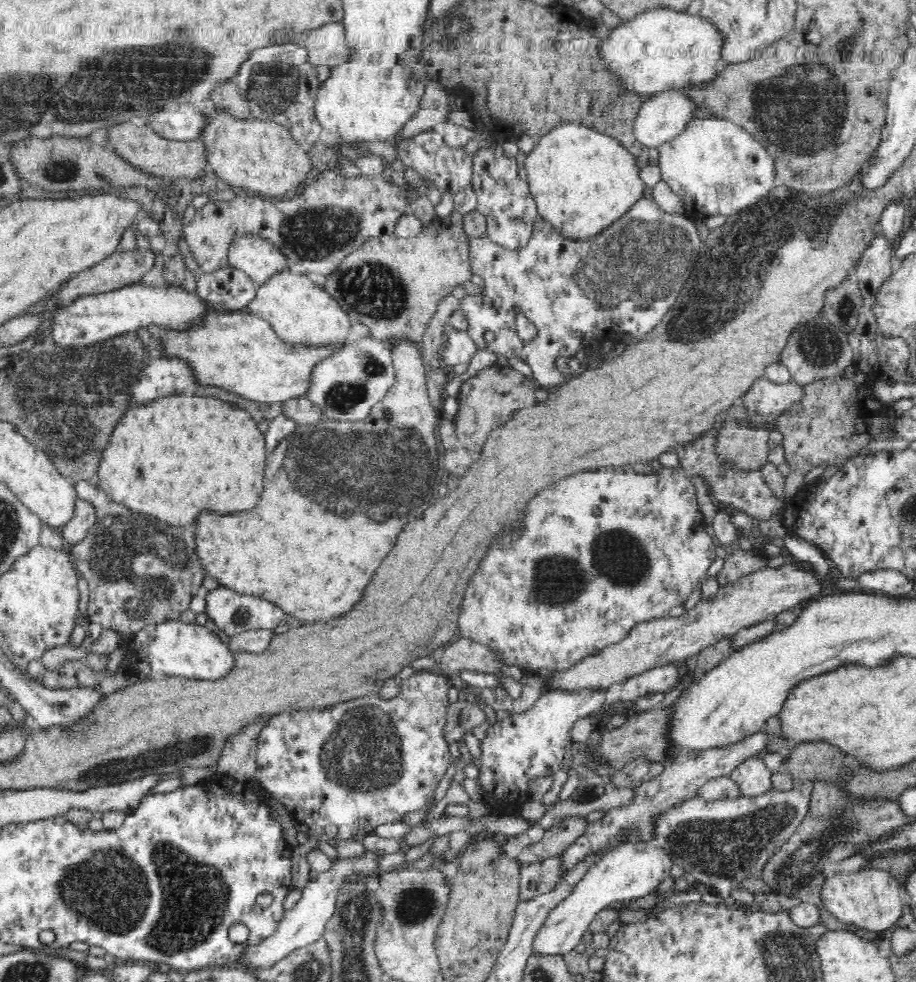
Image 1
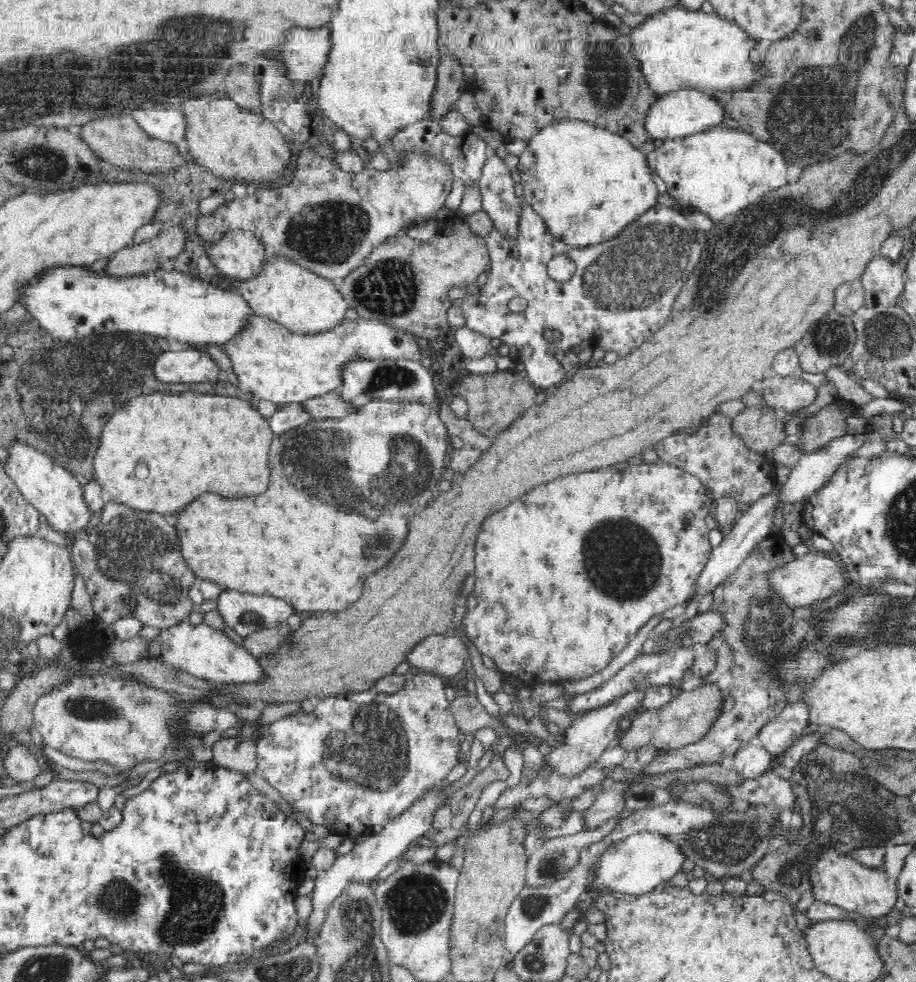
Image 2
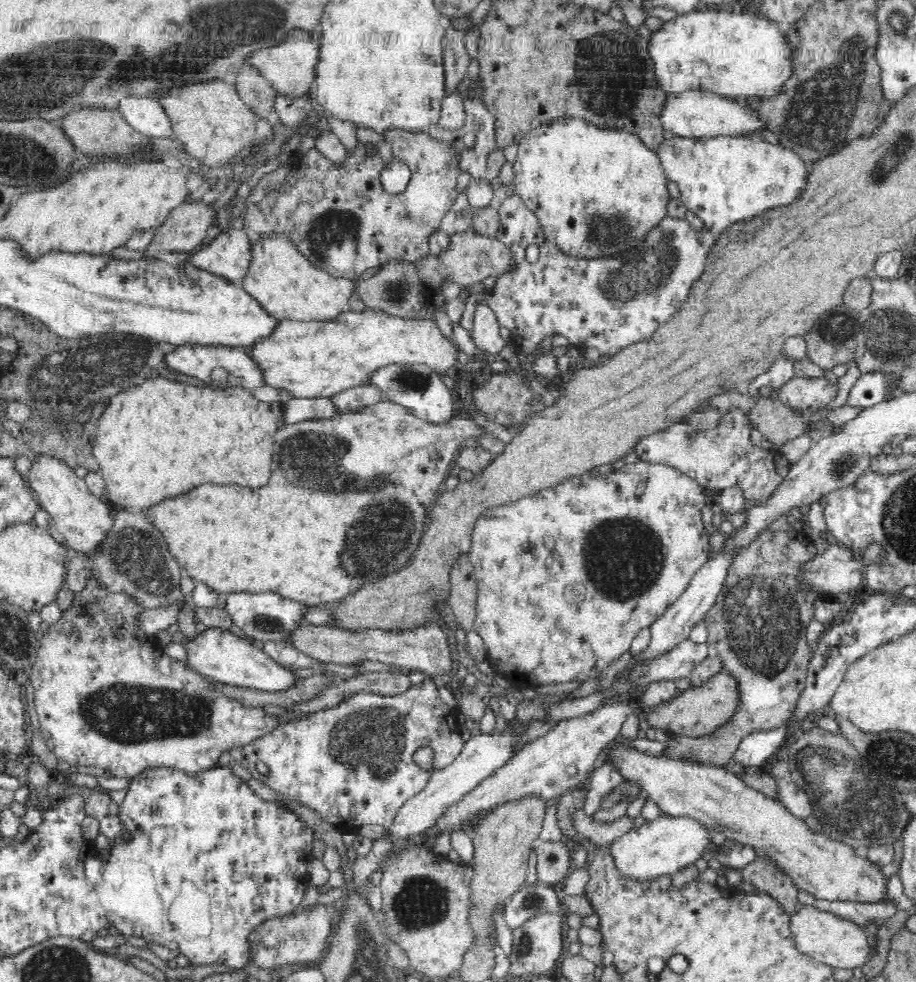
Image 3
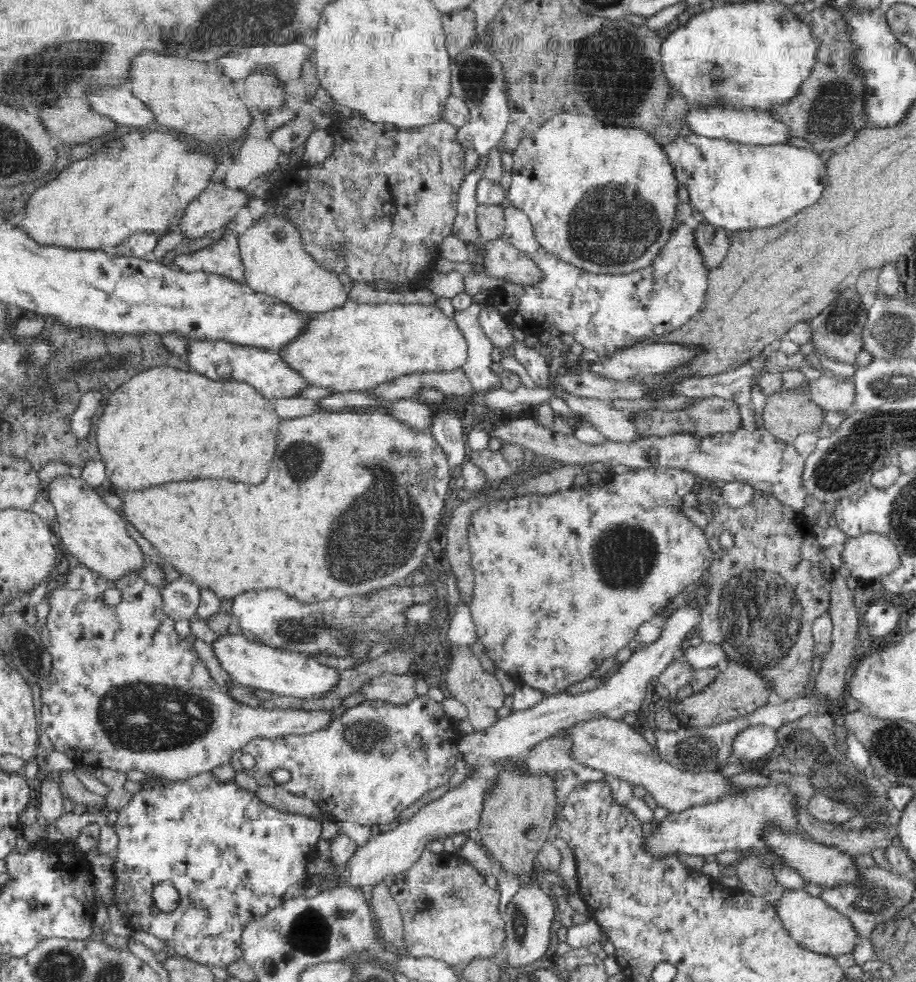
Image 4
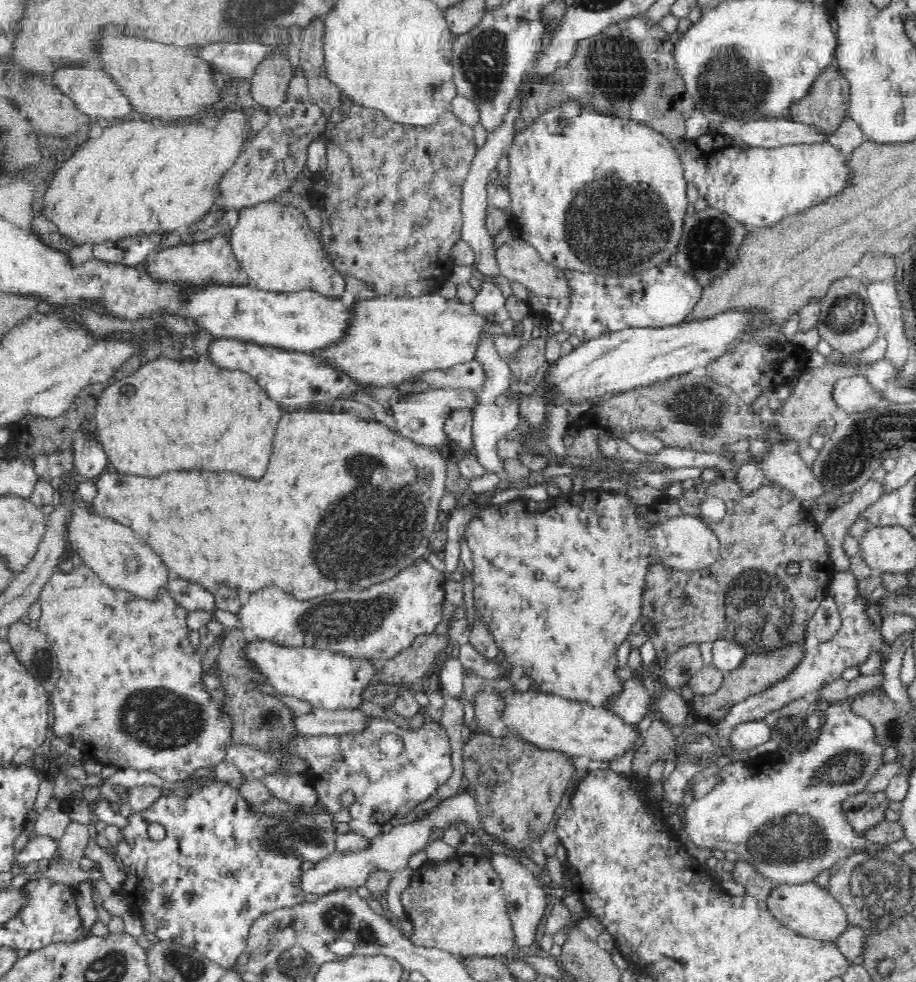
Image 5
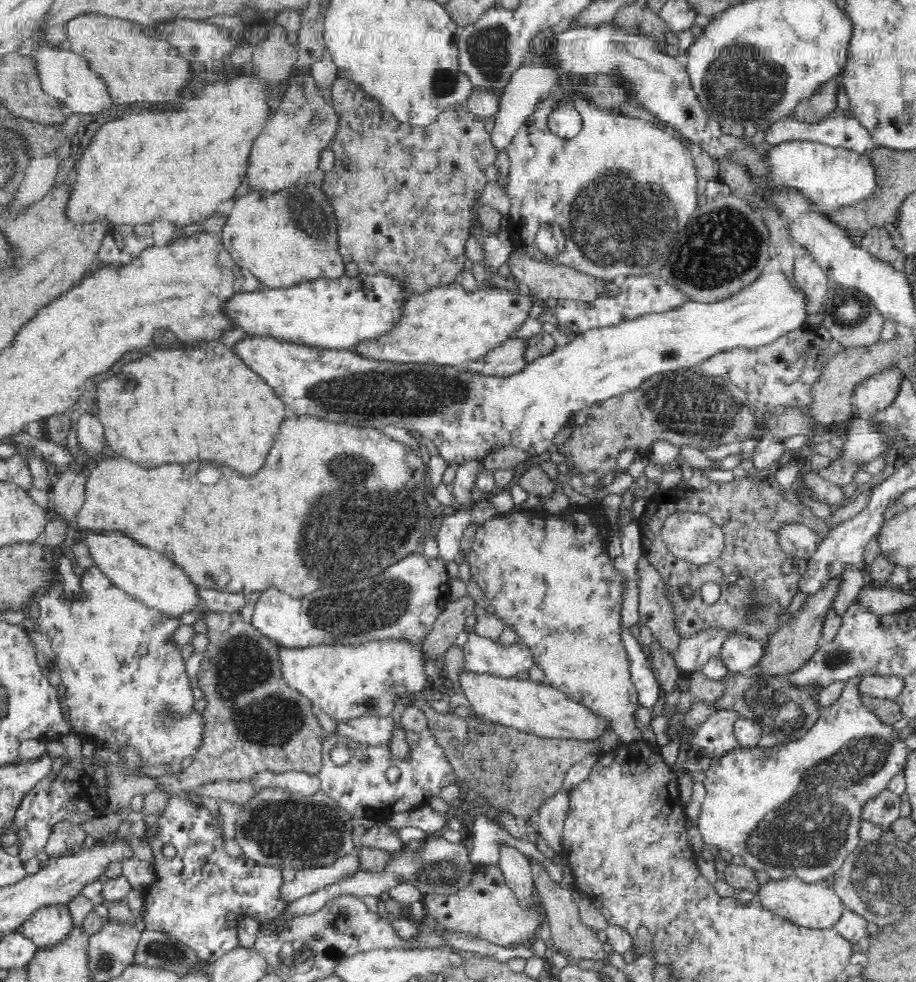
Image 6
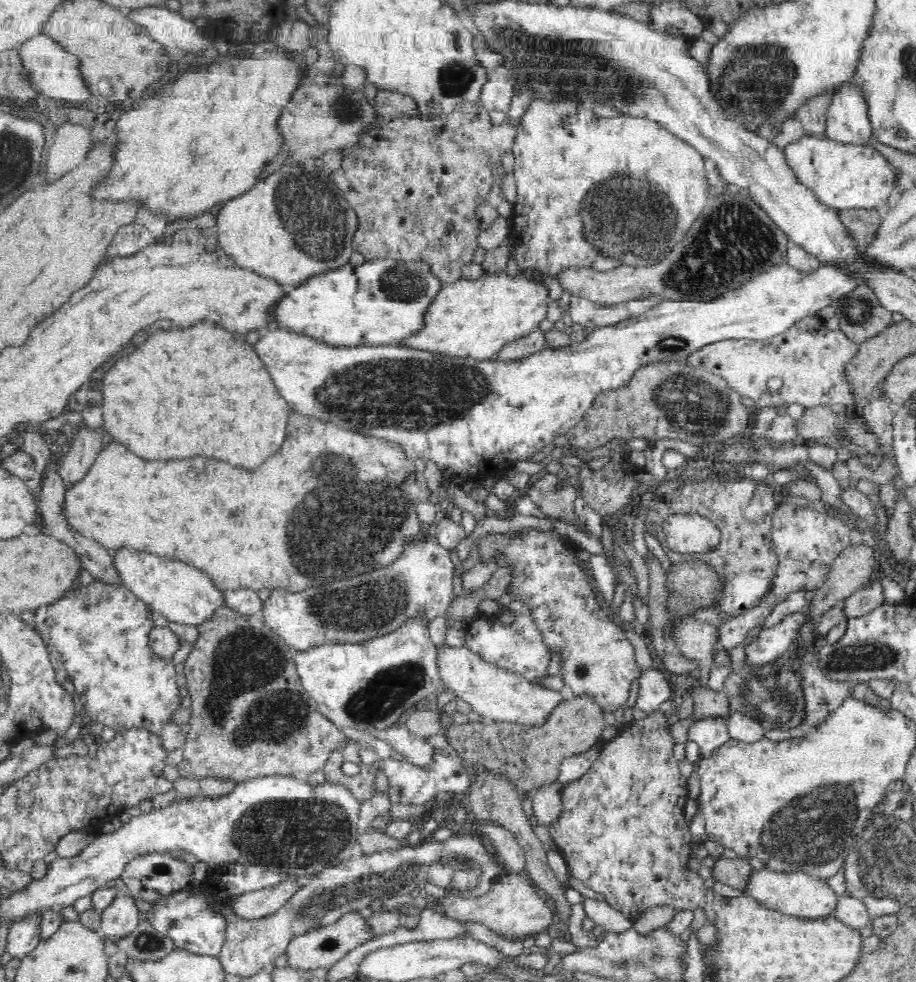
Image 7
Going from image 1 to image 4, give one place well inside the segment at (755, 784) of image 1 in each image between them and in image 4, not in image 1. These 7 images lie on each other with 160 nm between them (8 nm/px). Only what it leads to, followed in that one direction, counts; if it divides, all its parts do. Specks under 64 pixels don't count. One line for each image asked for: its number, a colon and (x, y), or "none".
2: (752, 760)
3: (753, 750)
4: (754, 741)

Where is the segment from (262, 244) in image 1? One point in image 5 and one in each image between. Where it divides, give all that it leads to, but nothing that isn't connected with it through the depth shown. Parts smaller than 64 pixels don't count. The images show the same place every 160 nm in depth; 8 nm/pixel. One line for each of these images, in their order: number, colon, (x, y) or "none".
2: (239, 253)
3: (228, 255)
4: (222, 257)
5: (212, 263)

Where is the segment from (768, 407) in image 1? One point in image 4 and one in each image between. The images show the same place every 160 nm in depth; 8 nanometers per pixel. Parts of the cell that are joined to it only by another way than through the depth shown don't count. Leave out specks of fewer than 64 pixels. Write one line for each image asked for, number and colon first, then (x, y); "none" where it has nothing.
2: (789, 393)
3: (804, 394)
4: (838, 394)

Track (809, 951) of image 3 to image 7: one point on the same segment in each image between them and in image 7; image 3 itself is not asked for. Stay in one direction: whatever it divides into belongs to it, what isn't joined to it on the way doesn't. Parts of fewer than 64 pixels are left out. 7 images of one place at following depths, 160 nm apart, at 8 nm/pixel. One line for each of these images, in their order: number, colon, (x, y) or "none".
4: (815, 924)
5: (809, 909)
6: (816, 905)
7: (796, 893)

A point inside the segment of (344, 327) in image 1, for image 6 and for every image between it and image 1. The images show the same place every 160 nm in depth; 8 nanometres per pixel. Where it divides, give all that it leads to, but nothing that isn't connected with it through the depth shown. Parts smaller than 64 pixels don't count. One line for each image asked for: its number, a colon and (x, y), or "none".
2: (305, 302)
3: (284, 281)
4: (274, 255)
5: (275, 245)
6: (287, 237)

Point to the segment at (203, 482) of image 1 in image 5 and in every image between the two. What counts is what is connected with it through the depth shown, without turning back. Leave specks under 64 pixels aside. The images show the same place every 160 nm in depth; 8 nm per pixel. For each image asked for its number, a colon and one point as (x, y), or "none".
2: (156, 452)
3: (161, 437)
4: (164, 424)
5: (171, 415)

